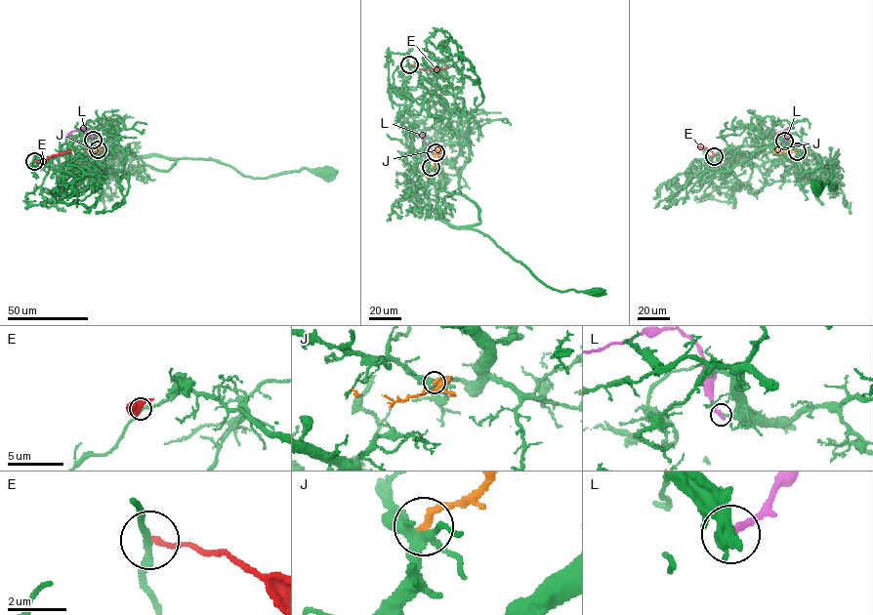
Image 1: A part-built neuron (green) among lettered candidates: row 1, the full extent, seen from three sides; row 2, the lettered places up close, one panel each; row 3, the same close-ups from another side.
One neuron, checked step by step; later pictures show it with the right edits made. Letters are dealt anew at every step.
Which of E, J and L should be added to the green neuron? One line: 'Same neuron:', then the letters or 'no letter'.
Same neuron: J

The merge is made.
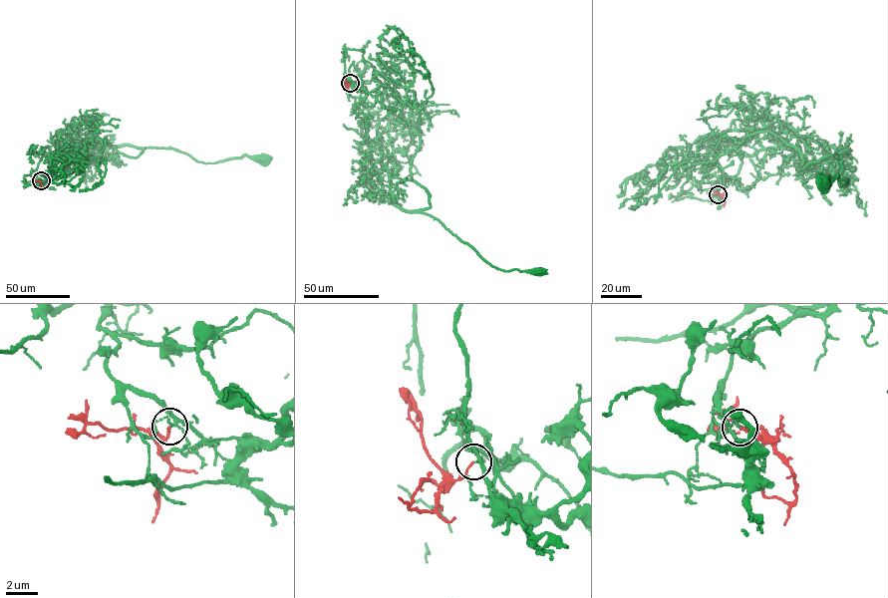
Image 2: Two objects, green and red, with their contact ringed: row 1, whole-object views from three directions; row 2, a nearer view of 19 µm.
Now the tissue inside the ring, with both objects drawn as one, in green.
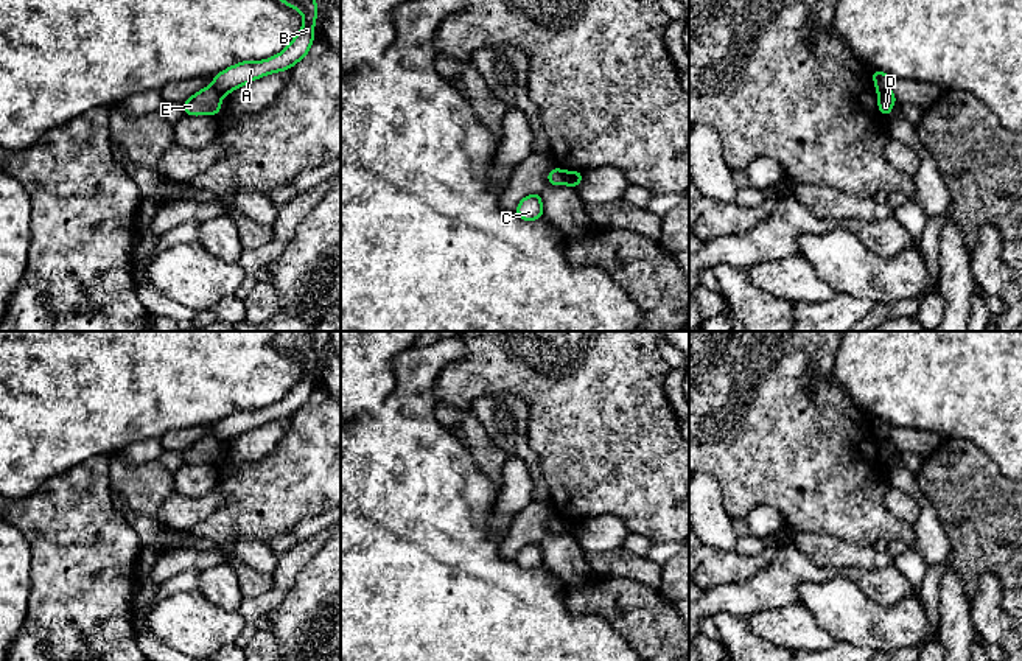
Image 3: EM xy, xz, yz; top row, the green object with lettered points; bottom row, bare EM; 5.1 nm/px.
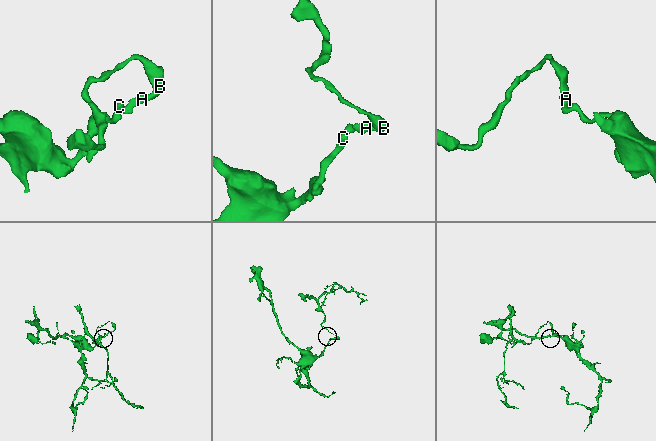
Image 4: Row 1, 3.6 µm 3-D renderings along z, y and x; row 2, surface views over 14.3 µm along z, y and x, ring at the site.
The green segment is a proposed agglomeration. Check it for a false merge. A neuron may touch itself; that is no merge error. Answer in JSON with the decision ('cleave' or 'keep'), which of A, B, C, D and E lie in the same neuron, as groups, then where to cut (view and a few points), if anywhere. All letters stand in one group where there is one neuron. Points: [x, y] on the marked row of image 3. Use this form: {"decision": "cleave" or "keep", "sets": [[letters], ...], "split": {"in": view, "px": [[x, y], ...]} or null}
{"decision": "cleave", "sets": [["A", "B"], ["C", "D", "E"]], "split": {"in": "xz", "px": [[565, 171], [566, 182]]}}

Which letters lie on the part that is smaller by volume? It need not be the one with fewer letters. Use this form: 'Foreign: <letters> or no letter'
Foreign: A, B

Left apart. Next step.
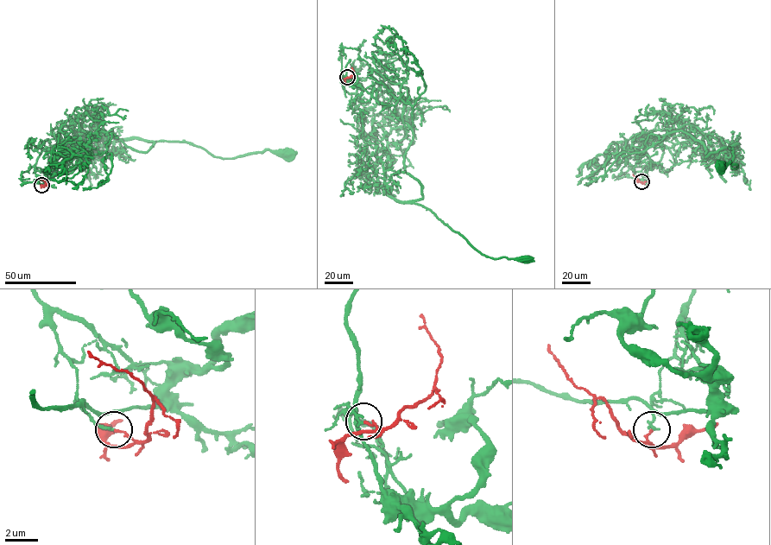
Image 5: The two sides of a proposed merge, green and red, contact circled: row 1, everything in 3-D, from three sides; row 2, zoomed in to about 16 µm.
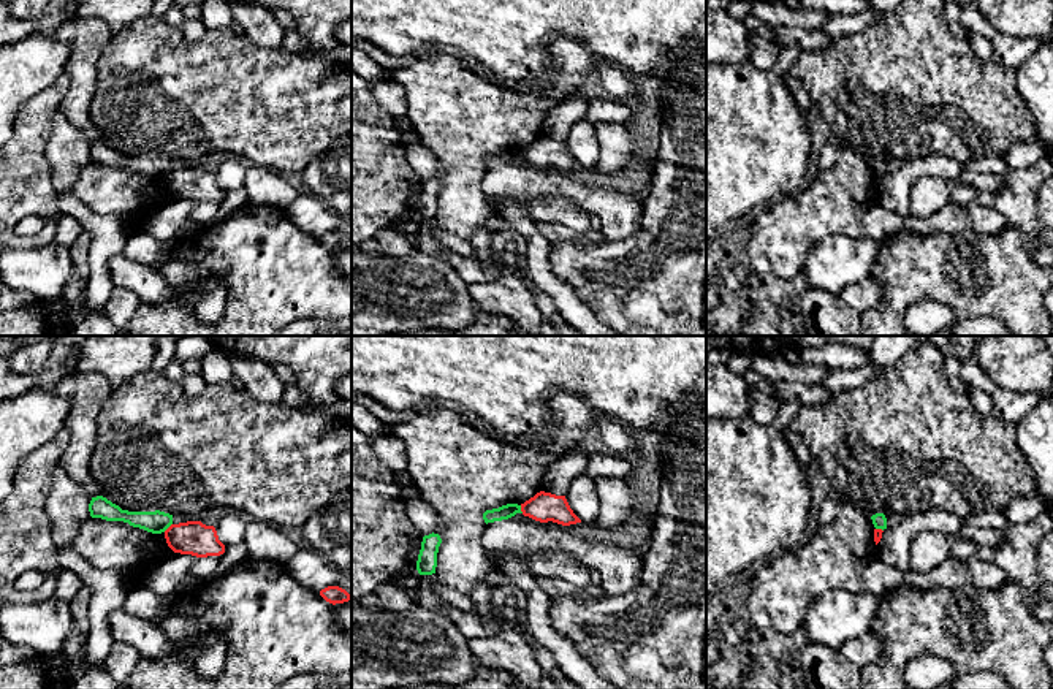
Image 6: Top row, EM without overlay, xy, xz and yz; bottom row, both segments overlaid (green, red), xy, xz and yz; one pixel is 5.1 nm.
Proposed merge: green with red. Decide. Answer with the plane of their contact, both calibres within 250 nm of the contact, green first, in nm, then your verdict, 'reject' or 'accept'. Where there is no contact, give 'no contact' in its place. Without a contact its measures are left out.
xy | 120/170 nm | reject

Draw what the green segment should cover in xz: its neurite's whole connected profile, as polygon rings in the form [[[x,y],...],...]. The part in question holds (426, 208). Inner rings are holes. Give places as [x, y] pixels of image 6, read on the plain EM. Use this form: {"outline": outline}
{"outline": [[[429,179],[423,182],[421,195],[416,206],[416,215],[420,220],[432,220],[437,212],[437,198],[442,184],[439,179]]]}

